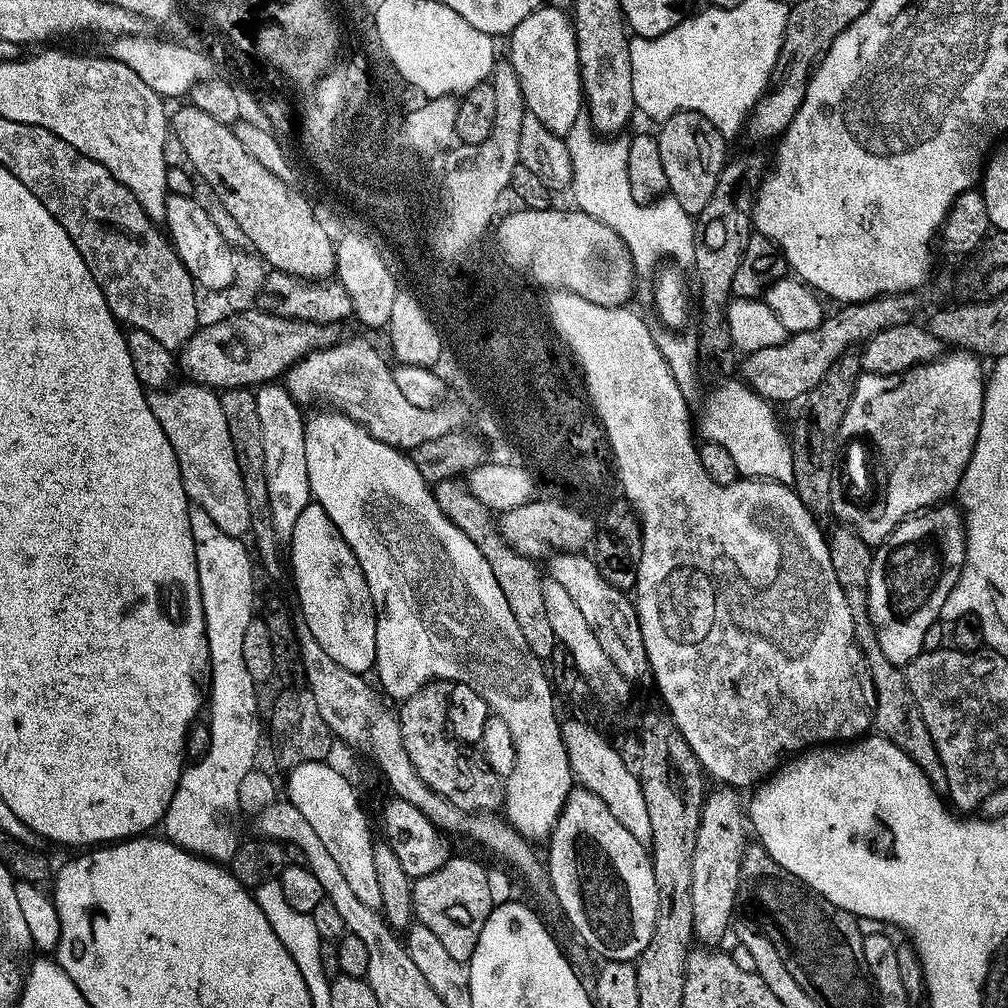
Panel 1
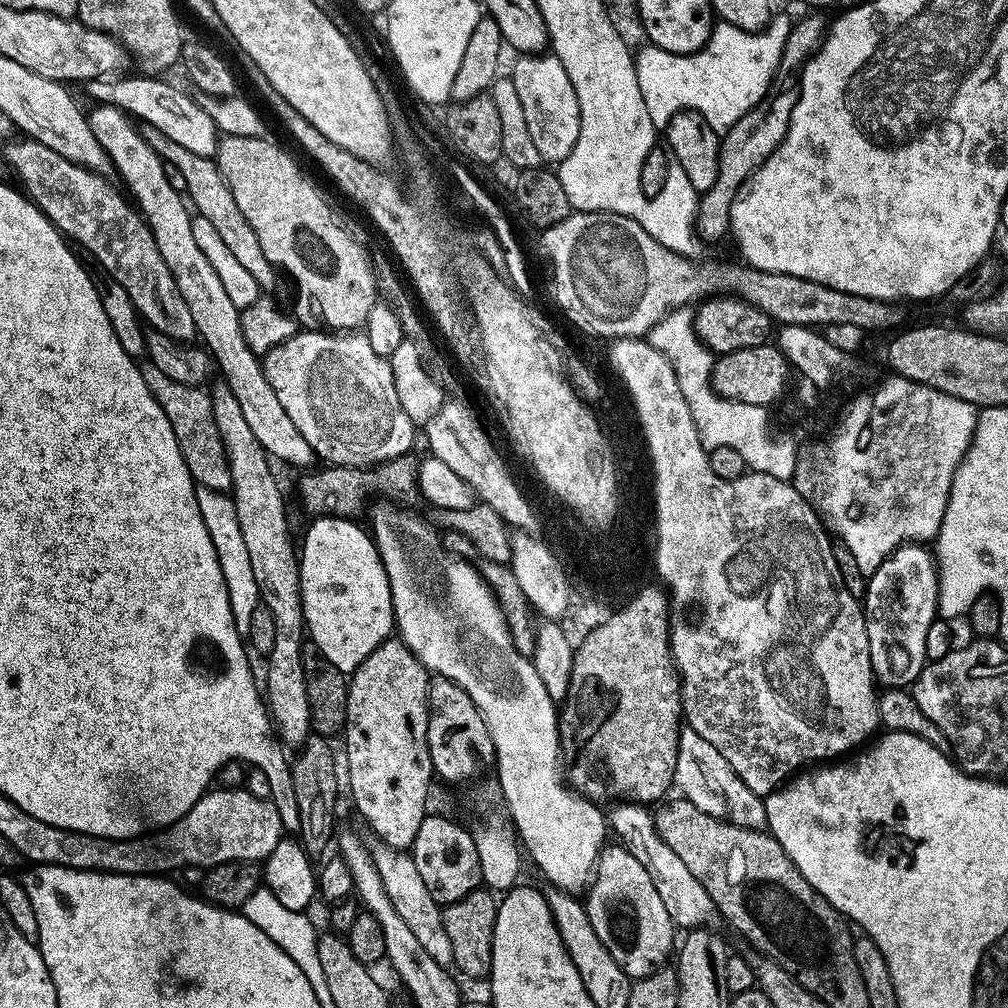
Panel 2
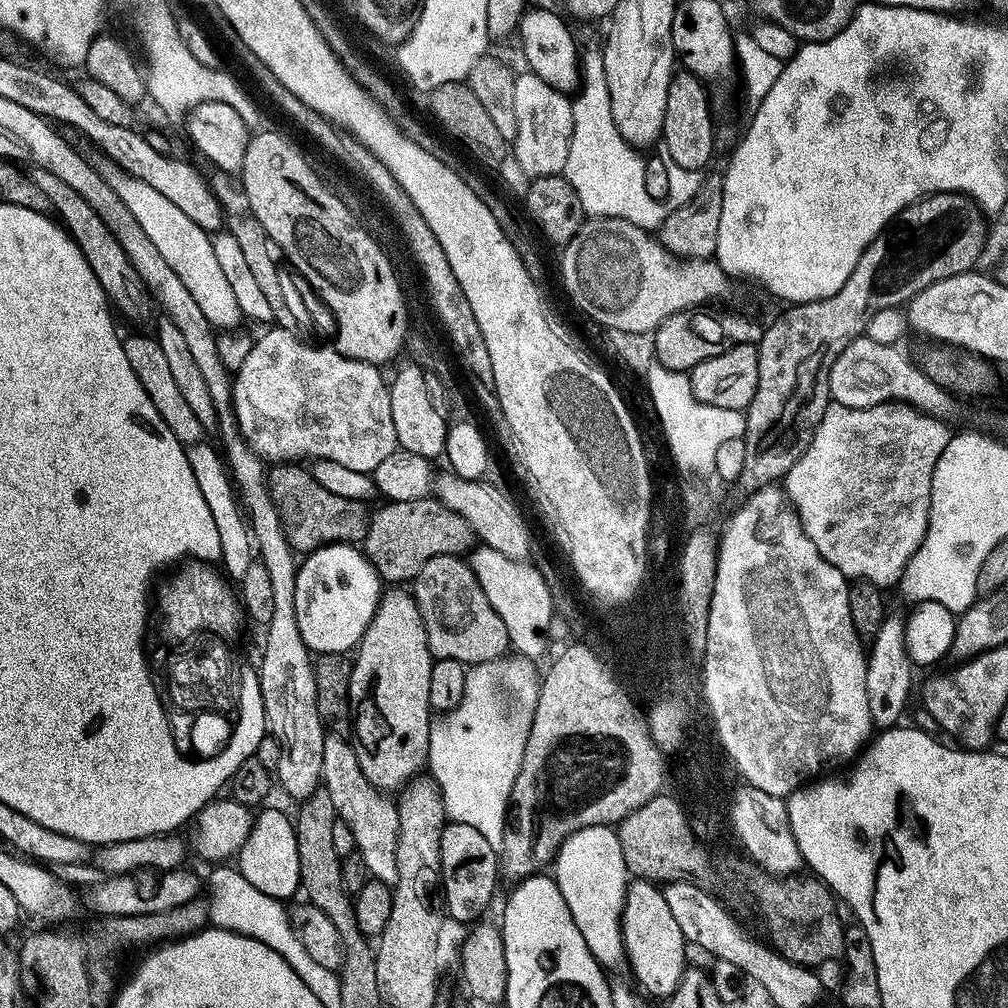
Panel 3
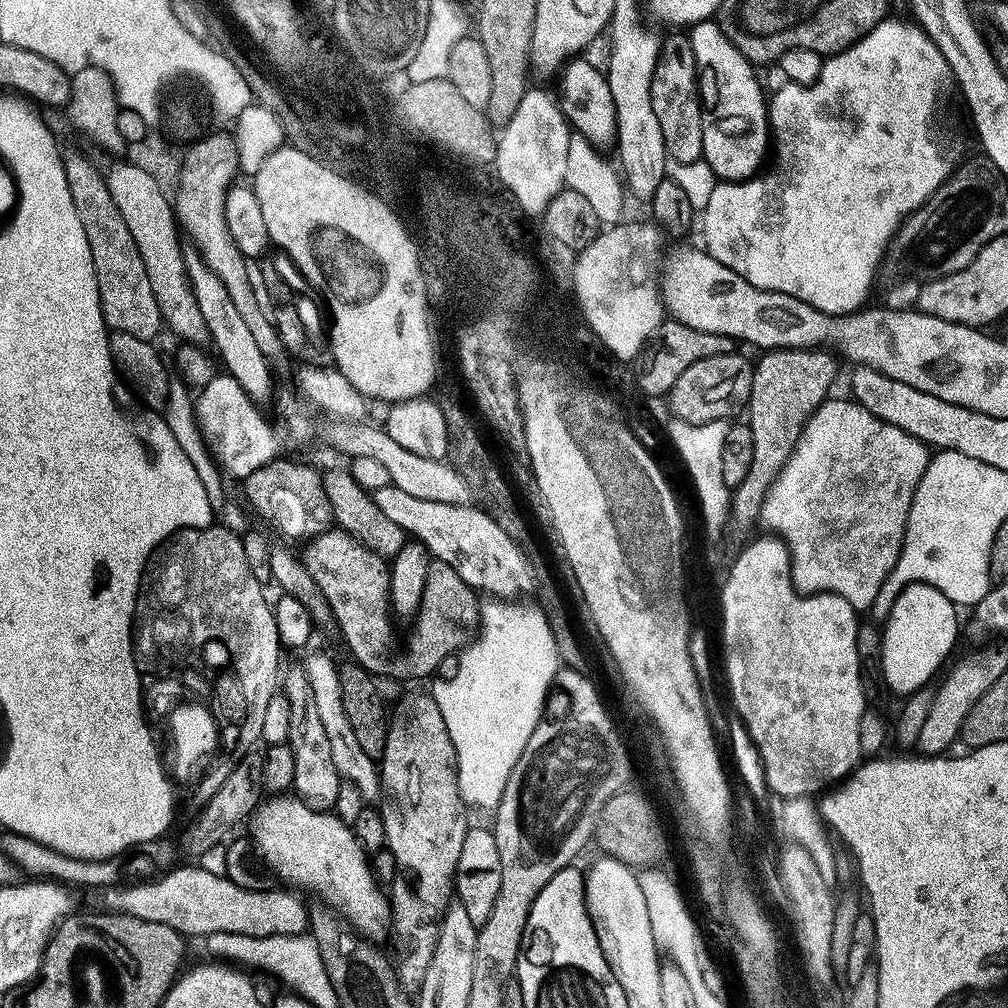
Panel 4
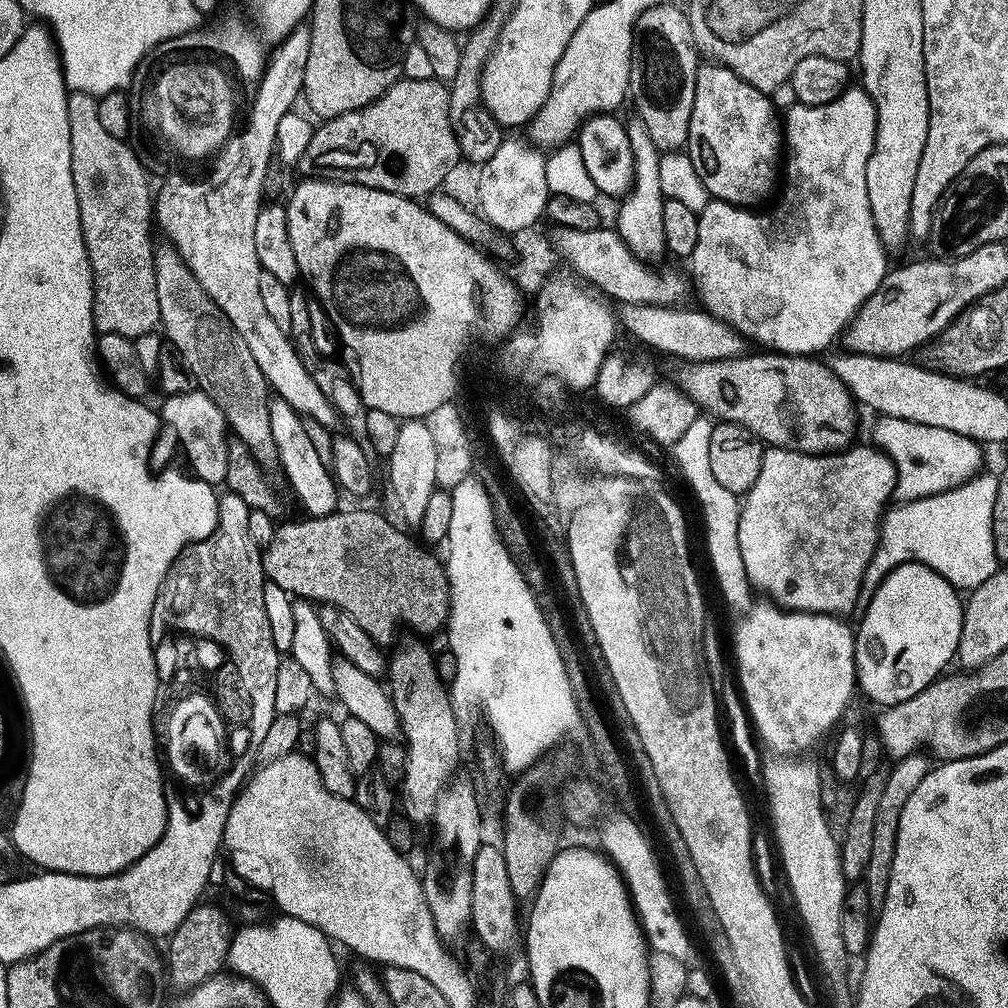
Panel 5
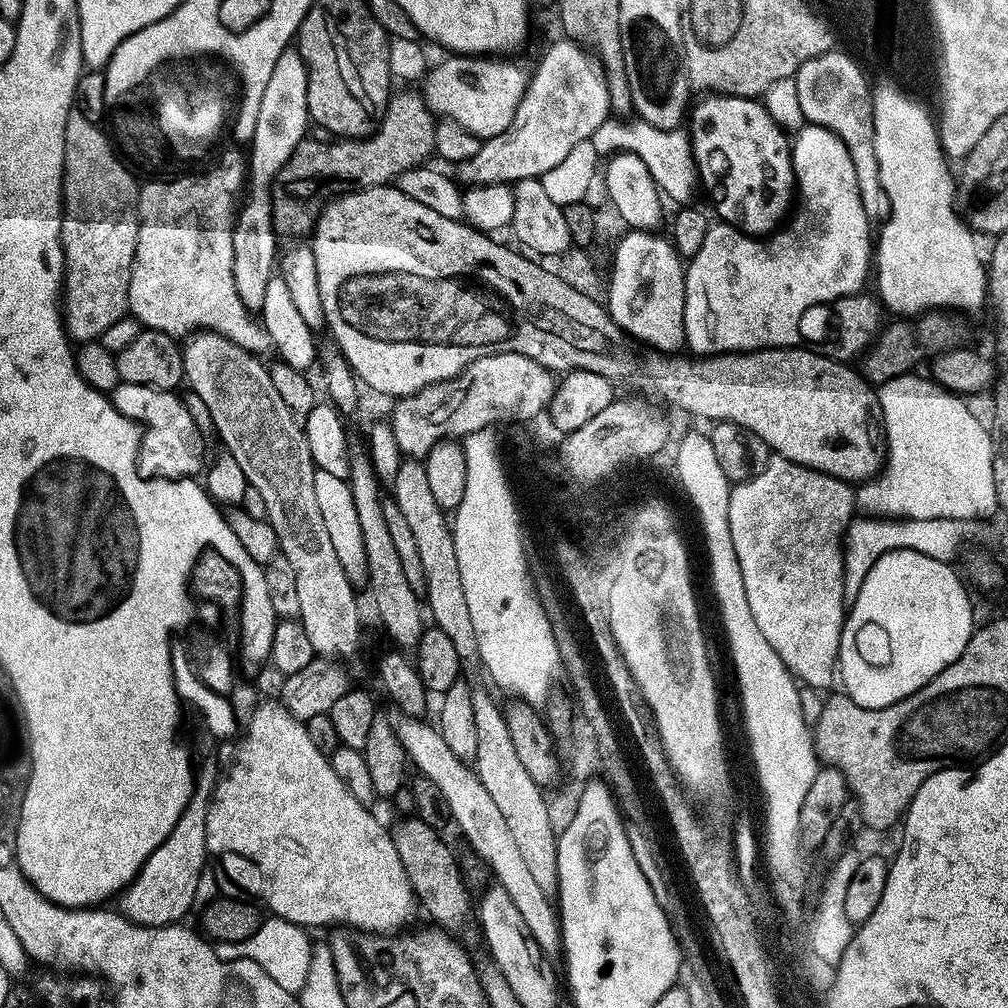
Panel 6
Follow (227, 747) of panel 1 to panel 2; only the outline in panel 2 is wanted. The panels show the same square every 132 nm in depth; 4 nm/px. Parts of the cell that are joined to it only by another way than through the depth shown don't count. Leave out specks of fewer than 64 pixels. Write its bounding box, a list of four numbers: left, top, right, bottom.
[196,485,262,634]

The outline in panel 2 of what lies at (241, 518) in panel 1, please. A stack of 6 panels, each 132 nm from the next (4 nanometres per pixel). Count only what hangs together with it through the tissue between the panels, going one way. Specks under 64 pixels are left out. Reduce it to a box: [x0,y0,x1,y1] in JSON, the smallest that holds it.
[140,362,232,493]

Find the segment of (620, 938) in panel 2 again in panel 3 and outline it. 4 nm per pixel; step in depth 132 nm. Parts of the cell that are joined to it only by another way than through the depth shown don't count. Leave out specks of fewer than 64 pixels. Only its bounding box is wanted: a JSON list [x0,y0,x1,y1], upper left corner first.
[622,878,686,998]

